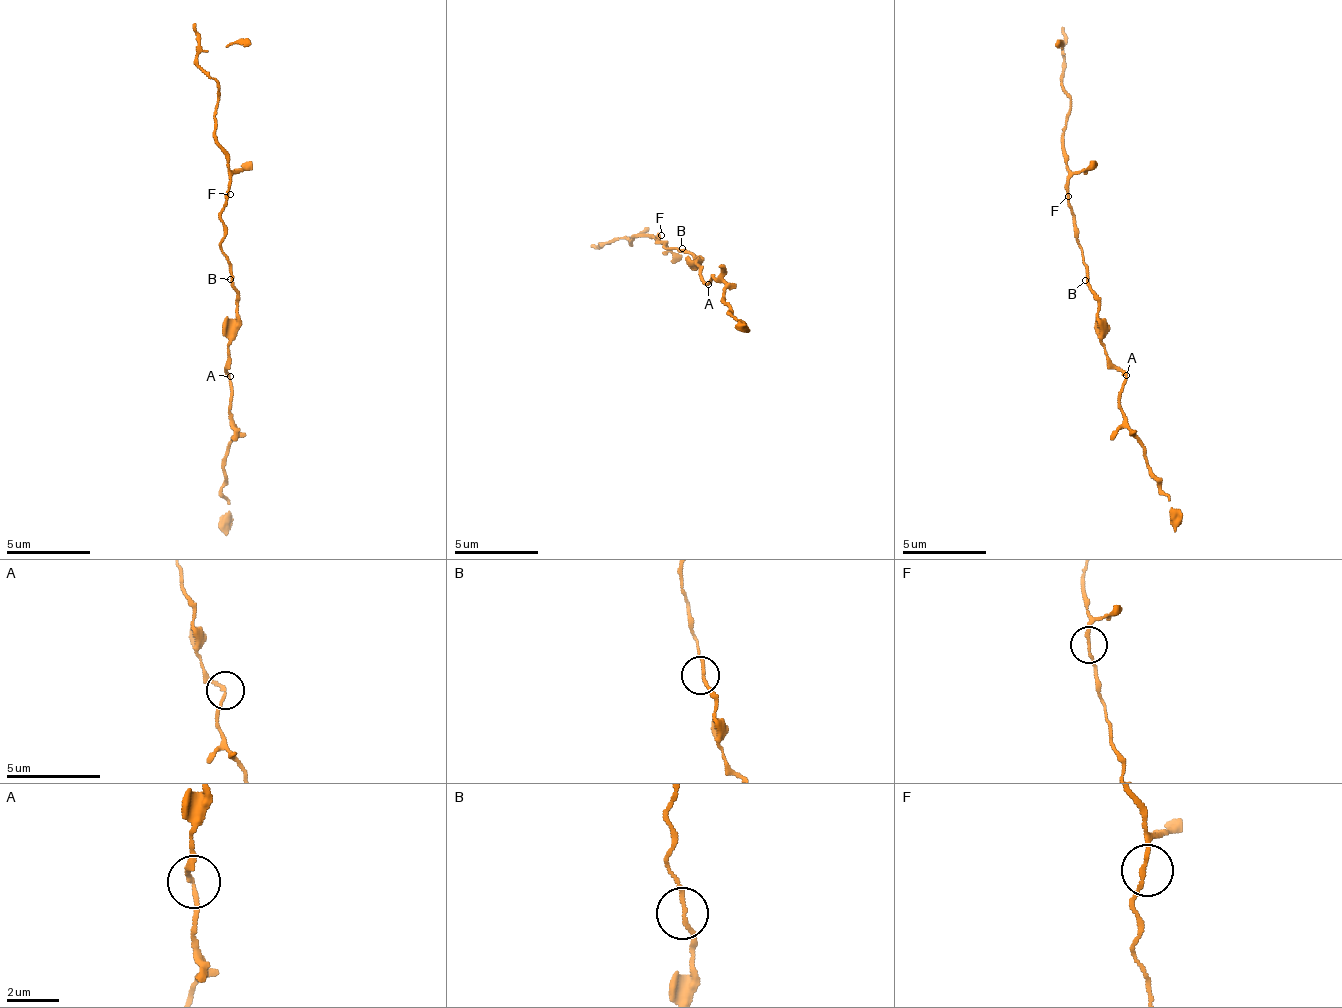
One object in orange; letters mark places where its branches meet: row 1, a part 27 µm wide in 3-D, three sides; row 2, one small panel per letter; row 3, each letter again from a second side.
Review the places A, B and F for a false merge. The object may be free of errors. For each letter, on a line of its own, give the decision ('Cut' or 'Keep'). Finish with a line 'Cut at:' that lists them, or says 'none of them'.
A: Keep
B: Keep
F: Keep
Cut at: none of them

